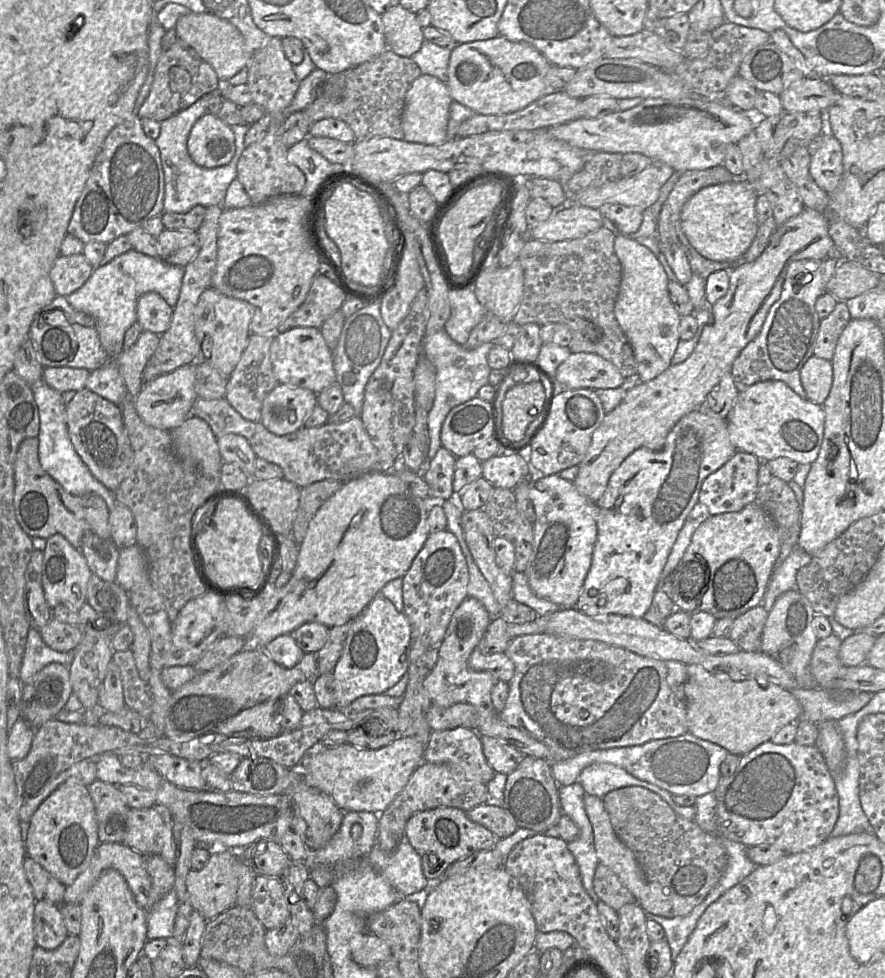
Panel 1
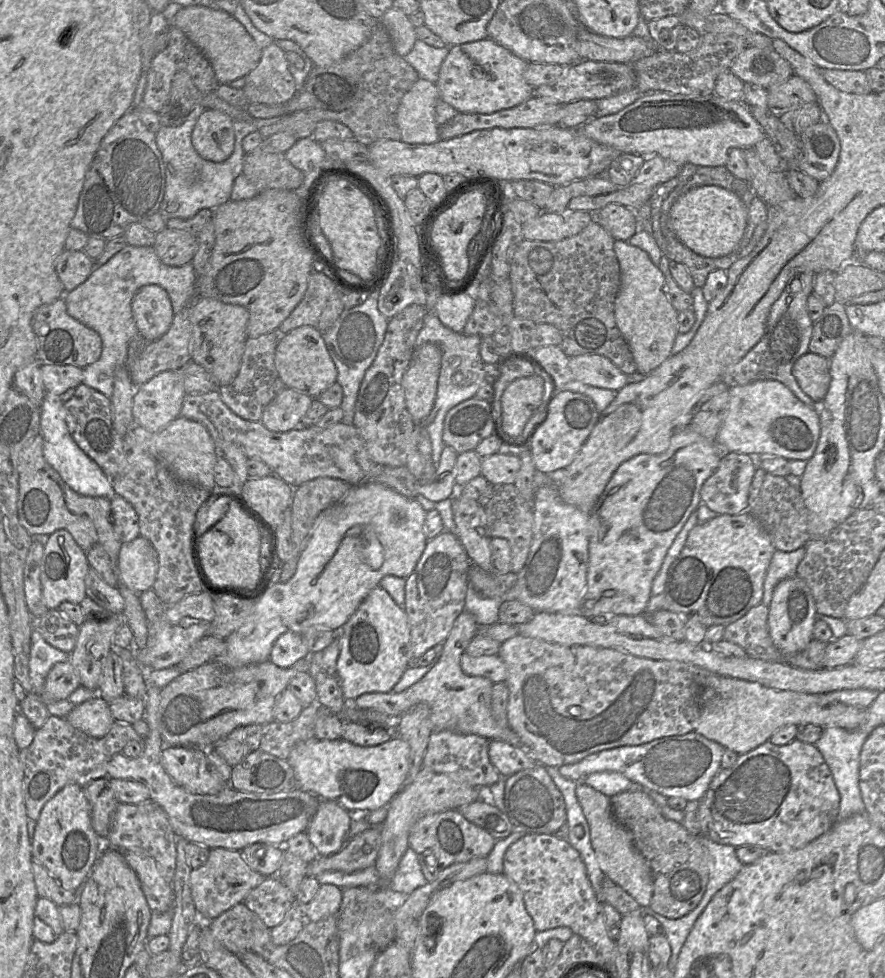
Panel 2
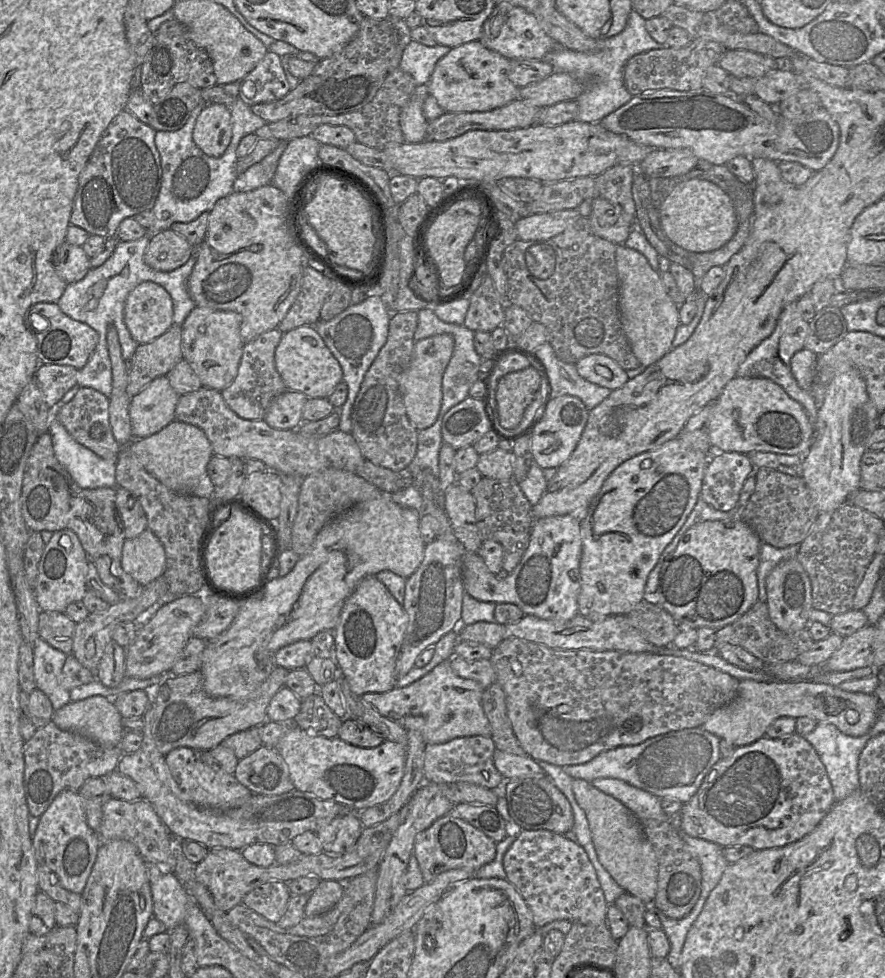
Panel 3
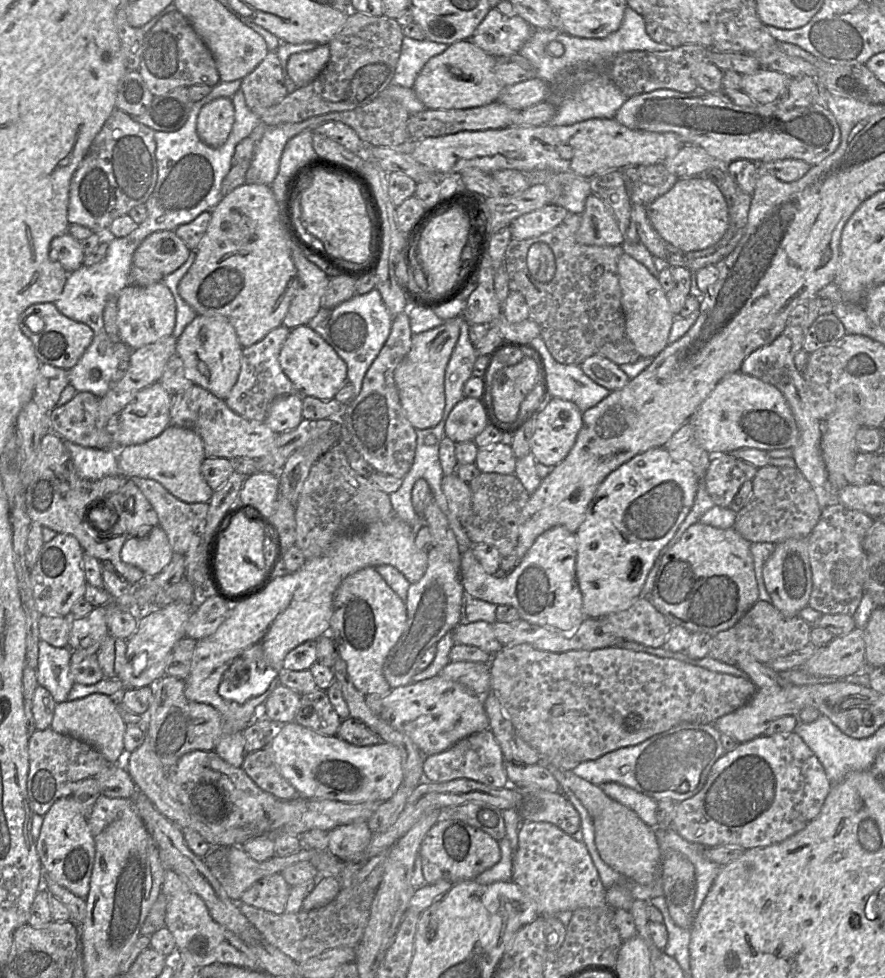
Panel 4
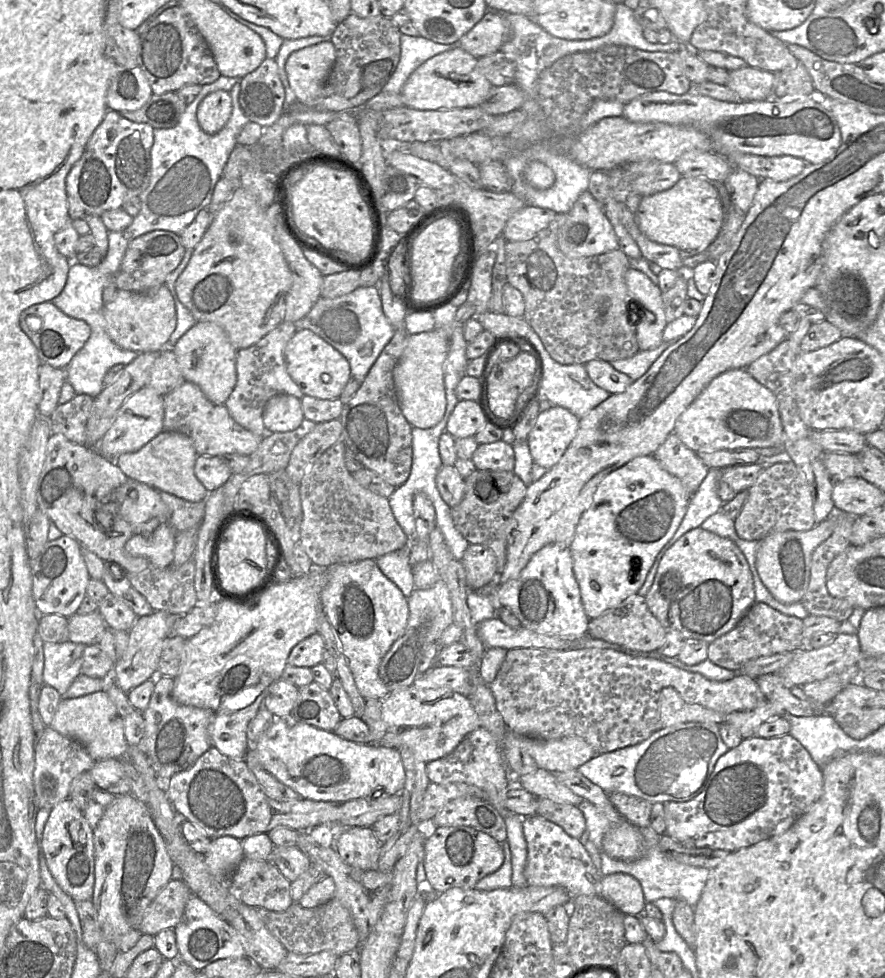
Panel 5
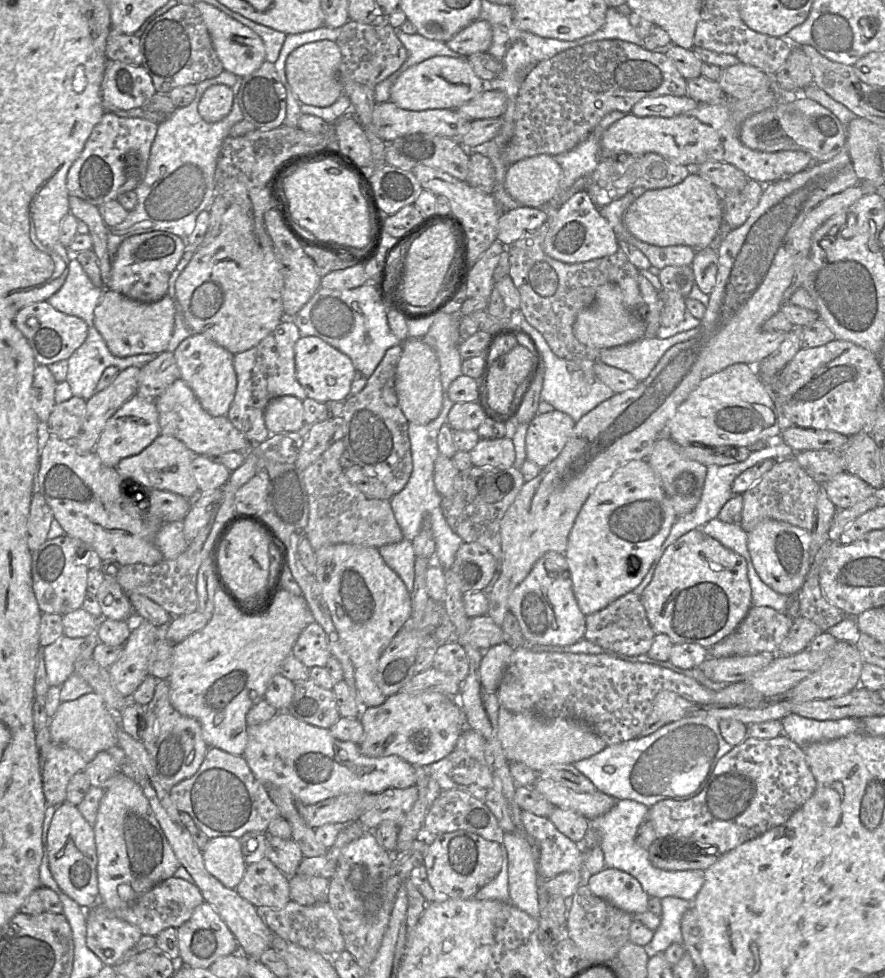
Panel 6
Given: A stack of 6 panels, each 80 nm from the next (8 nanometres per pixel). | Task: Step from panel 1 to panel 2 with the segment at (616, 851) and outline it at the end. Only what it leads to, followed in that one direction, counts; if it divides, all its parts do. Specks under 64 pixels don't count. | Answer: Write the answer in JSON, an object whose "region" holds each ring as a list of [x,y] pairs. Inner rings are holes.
{"region":[[[578,782],[576,796],[590,827],[590,839],[598,864],[606,877],[628,892],[641,907],[650,904],[654,882],[649,863],[637,850],[631,833],[614,817],[610,797]]]}

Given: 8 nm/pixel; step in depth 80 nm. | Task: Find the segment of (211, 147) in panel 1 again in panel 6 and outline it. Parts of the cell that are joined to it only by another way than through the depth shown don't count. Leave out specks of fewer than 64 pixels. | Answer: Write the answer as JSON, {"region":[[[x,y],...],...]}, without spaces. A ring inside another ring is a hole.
{"region":[[[215,84],[203,93],[198,104],[198,113],[205,122],[217,123],[228,115],[232,103],[231,88],[224,84]]]}

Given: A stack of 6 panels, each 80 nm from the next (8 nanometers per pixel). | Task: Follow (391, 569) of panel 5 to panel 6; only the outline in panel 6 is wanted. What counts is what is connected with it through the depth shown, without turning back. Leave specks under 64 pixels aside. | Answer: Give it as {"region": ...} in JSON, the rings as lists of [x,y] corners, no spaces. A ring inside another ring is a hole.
{"region":[[[404,539],[398,543],[384,545],[379,548],[379,552],[386,564],[403,580],[408,592],[412,593],[416,559],[412,542]]]}

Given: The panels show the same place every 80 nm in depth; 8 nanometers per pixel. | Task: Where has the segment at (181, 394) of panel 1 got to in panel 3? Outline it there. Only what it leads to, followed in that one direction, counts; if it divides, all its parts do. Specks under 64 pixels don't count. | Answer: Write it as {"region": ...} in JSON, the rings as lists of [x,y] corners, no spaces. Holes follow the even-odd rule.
{"region":[[[167,376],[156,378],[132,397],[129,416],[133,439],[156,434],[176,420],[175,411],[179,397]]]}

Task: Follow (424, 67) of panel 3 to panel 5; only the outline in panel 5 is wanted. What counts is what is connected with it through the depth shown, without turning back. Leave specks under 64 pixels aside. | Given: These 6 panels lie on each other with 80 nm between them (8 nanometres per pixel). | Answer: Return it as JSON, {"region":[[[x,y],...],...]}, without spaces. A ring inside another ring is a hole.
{"region":[[[401,35],[401,58],[397,69],[382,92],[401,93],[410,75],[430,58],[451,50],[451,44],[439,44],[422,36]]]}

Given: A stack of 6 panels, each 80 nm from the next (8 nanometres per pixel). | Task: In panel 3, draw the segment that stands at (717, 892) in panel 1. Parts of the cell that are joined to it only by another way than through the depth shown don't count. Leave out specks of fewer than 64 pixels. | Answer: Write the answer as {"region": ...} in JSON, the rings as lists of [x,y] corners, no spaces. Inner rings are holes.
{"region":[[[679,830],[680,836],[697,858],[702,871],[702,883],[700,896],[692,909],[696,909],[699,901],[706,902],[711,891],[719,883],[725,869],[728,866],[723,854],[723,847],[701,838],[689,836],[683,830]]]}

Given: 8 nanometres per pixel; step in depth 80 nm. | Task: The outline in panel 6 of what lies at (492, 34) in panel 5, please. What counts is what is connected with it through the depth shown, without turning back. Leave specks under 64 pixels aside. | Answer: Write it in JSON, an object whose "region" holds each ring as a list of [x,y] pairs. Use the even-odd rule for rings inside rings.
{"region":[[[478,19],[460,30],[446,44],[462,57],[469,57],[475,53],[487,52],[491,42],[491,25],[485,20]]]}

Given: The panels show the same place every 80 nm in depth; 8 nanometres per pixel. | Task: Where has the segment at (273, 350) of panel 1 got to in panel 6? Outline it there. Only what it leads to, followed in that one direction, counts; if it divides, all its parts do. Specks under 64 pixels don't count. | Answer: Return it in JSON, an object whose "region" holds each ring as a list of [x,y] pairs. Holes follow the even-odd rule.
{"region":[[[301,336],[294,351],[295,375],[308,398],[318,402],[344,402],[347,399],[356,369],[346,354],[316,336]]]}

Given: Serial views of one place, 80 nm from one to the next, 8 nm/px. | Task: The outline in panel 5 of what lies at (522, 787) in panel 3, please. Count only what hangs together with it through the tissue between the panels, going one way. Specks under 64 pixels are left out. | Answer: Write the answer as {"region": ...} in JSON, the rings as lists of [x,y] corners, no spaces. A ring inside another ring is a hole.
{"region":[[[537,797],[539,815],[559,825],[568,835],[579,839],[586,832],[586,820],[583,813],[575,805],[559,803],[548,798]]]}

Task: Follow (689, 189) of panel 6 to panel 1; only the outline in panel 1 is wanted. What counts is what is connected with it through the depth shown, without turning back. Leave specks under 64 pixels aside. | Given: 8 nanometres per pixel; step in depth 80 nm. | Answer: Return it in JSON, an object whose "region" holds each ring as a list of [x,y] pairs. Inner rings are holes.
{"region":[[[743,178],[702,188],[683,206],[681,228],[691,245],[705,258],[733,261],[749,249],[757,235],[755,205],[758,195],[753,184]]]}

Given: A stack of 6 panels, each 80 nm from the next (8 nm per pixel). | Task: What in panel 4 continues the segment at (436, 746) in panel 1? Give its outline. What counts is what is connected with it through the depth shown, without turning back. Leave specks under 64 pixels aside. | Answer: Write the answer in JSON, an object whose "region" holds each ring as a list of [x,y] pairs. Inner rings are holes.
{"region":[[[489,729],[474,733],[447,750],[424,757],[424,780],[433,783],[448,782],[454,779],[469,779],[485,786],[502,789],[512,786],[505,772],[505,759],[501,748]]]}

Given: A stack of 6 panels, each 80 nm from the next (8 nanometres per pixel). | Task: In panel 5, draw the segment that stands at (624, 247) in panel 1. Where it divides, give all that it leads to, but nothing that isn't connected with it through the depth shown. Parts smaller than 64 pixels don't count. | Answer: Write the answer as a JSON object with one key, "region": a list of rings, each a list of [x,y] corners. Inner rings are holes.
{"region":[[[632,267],[625,273],[625,282],[629,292],[628,306],[636,309],[638,322],[635,322],[635,326],[639,349],[644,351],[656,348],[663,342],[663,331],[668,324],[662,291],[646,274]]]}

